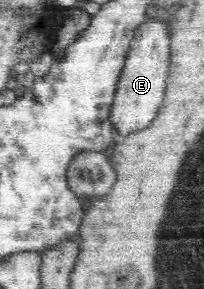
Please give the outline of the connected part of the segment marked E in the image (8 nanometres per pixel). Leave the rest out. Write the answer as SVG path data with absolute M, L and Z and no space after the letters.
M151 20L136 27L135 39L130 44L130 50L121 73L118 92L114 96L114 104L111 109L111 121L117 127L118 134L127 135L127 130L139 130L141 126L147 127L151 118L155 118L159 106L163 104L163 94L165 94L165 84L167 84L167 72L169 72L169 32L167 26Z

